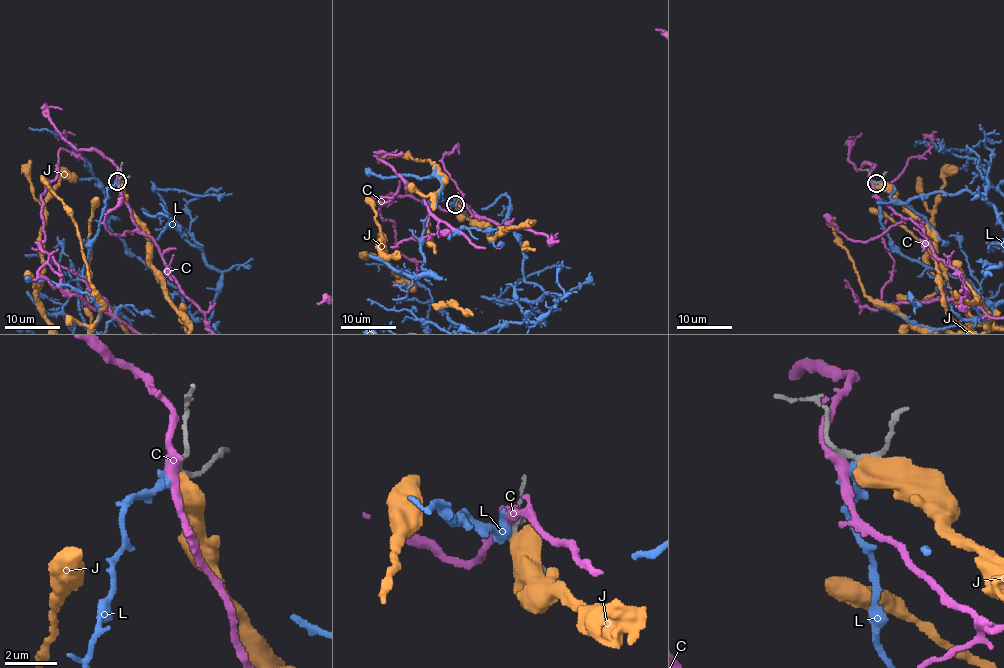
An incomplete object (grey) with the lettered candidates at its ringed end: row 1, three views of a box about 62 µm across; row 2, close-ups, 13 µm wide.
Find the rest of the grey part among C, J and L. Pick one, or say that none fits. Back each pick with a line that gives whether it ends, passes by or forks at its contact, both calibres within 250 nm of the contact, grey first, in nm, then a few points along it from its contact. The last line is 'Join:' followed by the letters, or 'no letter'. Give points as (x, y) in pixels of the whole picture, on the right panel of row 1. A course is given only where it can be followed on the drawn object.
L: it ends there; 220 nm thick on the grey side, 480 nm on the other
Join: L

